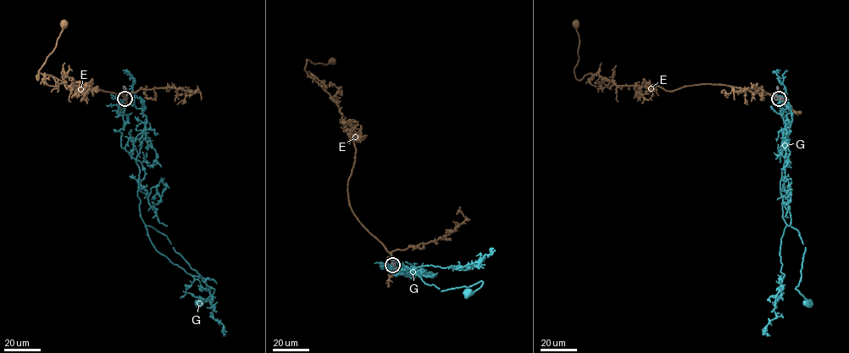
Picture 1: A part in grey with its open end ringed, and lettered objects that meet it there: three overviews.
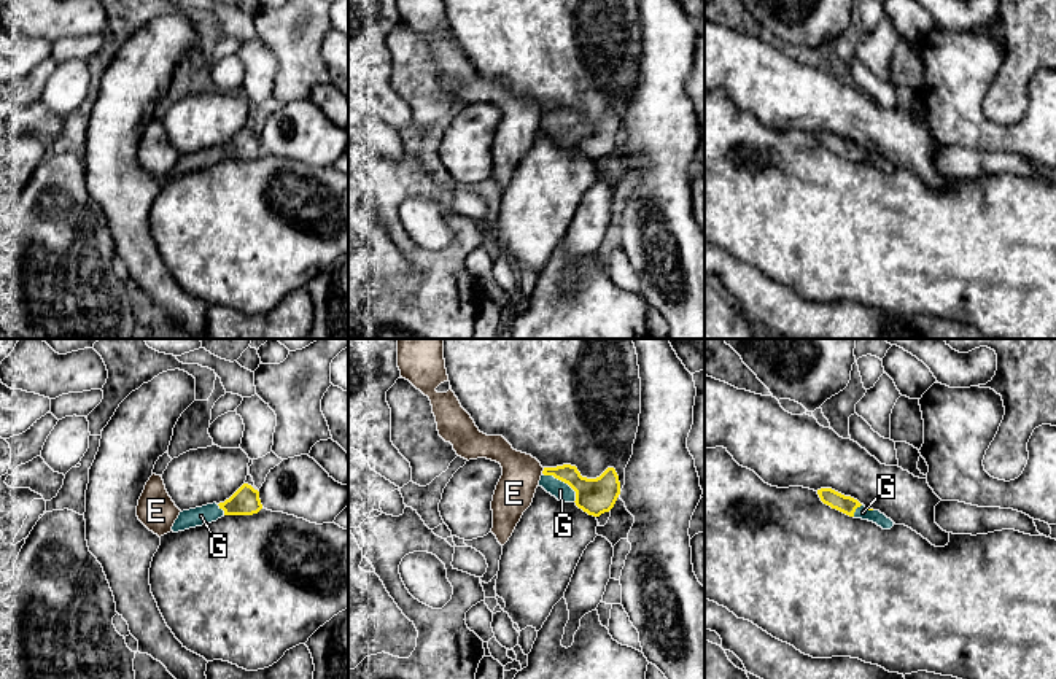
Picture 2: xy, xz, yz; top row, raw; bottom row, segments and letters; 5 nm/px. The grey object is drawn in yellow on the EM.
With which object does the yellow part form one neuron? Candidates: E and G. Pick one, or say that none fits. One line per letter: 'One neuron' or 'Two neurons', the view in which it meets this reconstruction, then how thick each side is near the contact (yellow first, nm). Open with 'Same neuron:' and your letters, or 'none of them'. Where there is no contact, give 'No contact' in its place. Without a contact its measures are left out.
Same neuron: G
E: Two neurons. Touches yellow in xz. Thickness 130 nm (yellow) against 200 nm
G: One neuron. Touches yellow in xz. Thickness 190 nm (yellow) against 90 nm

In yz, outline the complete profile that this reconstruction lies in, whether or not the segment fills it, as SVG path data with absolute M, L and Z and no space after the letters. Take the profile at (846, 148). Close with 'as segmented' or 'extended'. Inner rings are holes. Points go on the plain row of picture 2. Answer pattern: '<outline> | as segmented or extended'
M821 132L817 134L817 138L824 148L849 161L873 165L883 173L891 173L894 170L894 165L879 154L868 153L864 148L860 148L857 143L844 140L832 132Z | extended

